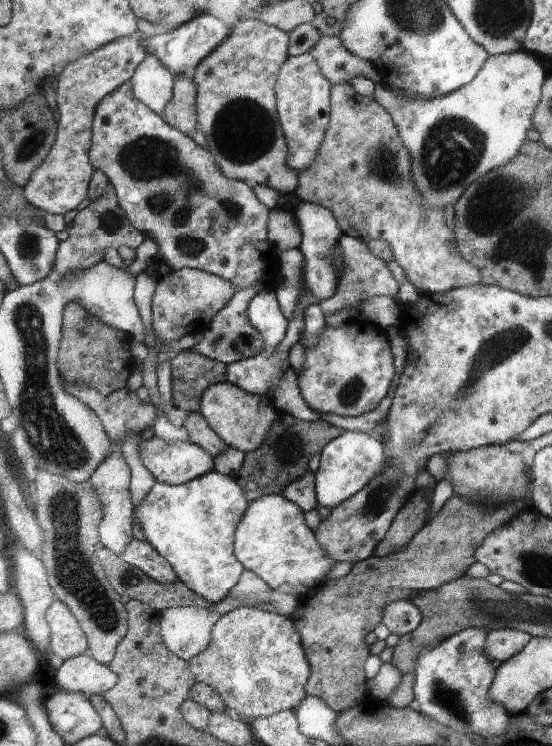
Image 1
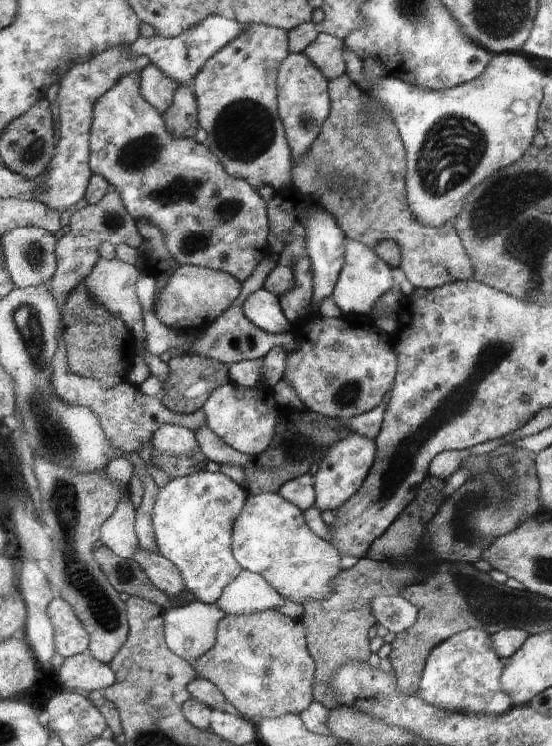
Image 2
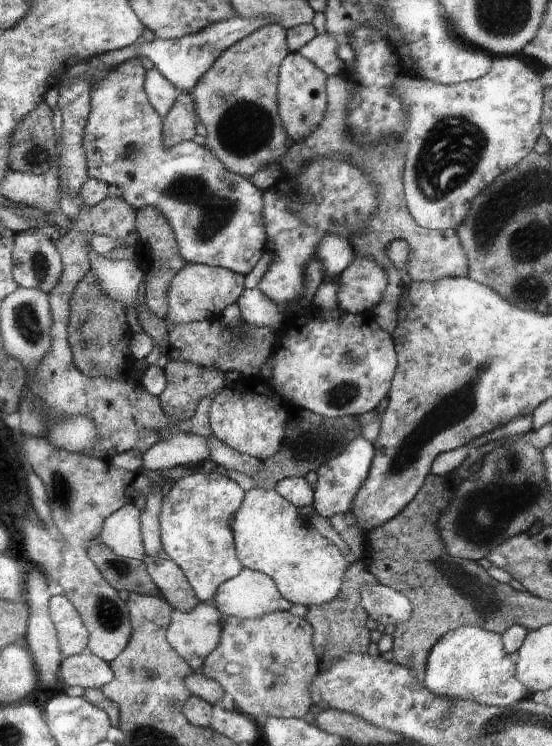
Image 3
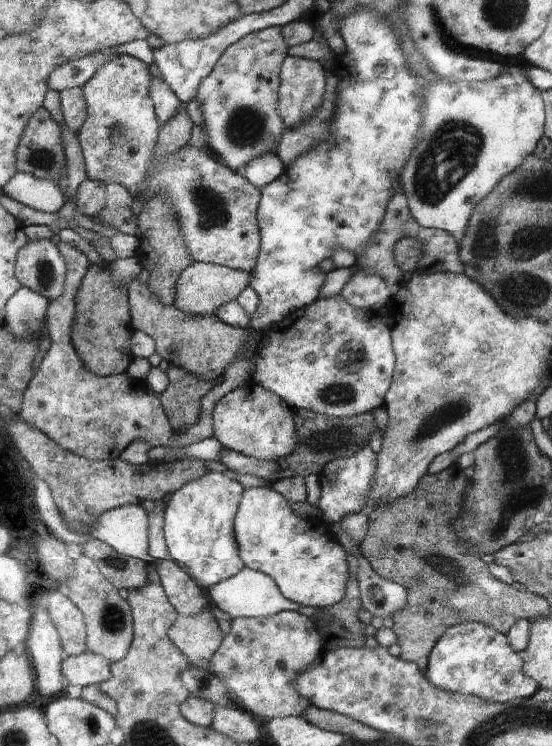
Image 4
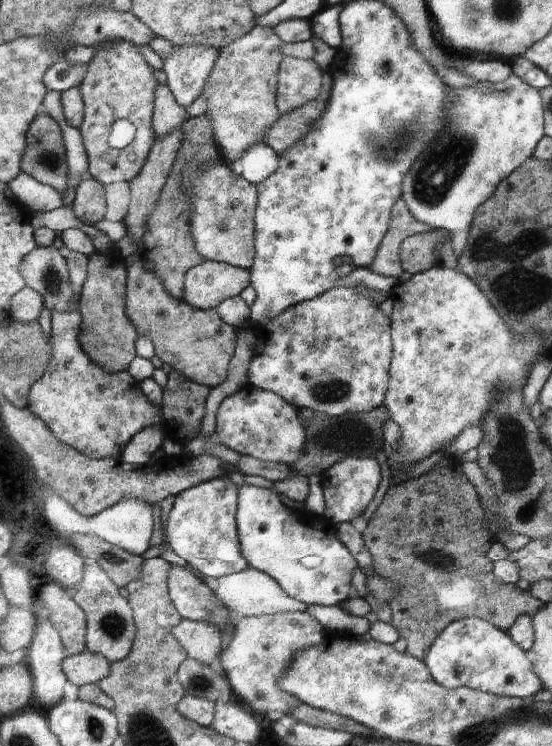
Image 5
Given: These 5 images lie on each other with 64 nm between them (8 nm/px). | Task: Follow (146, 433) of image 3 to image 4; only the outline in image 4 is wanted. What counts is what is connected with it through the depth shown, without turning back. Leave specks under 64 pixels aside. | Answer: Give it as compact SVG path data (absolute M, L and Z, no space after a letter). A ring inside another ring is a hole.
M110 183L106 186L106 207L96 221L116 227L123 234L139 236L139 223L136 214L131 211L131 194L120 183ZM60 241L59 251L66 258L67 278L63 295L50 302L46 322L52 343L38 368L20 415L26 422L48 432L59 445L88 460L118 459L122 451L135 439L144 439L150 447L174 447L191 445L213 436L213 410L216 403L229 392L244 386L251 378L251 352L244 347L225 370L220 384L214 385L201 400L201 414L198 422L184 433L176 433L169 425L168 417L159 397L148 392L146 380L132 378L127 373L101 377L87 369L79 351L71 339L72 325L78 310L76 295L84 275L90 267L89 258L74 243Z

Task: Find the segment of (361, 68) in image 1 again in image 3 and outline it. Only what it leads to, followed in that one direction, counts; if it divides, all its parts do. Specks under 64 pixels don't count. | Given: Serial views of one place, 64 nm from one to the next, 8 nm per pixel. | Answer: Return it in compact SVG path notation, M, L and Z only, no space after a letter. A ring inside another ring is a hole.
M327 33L318 34L310 42L307 42L298 53L304 58L320 67L327 76L338 75L344 67L343 61L337 53L337 42Z

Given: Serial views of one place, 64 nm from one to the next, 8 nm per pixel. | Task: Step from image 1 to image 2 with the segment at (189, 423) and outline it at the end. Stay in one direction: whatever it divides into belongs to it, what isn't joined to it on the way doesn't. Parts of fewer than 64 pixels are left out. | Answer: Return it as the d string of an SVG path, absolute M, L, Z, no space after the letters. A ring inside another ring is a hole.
M207 424L202 425L196 432L199 450L208 461L220 464L240 464L244 469L248 467L248 456L240 453L223 439L216 436Z

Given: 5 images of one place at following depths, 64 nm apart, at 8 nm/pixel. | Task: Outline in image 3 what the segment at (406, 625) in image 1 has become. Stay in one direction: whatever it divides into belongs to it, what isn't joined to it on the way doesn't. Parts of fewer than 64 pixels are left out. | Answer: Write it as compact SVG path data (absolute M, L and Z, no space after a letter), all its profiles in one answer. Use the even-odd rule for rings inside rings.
M370 581L361 588L361 605L372 620L396 626L411 617L412 607L408 597L390 585Z

